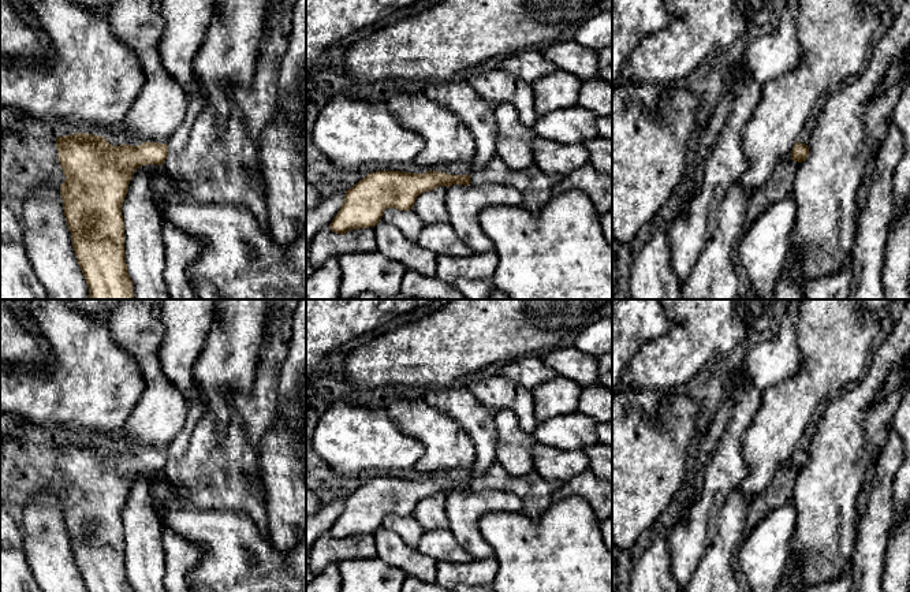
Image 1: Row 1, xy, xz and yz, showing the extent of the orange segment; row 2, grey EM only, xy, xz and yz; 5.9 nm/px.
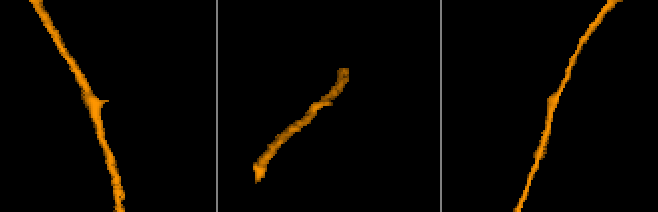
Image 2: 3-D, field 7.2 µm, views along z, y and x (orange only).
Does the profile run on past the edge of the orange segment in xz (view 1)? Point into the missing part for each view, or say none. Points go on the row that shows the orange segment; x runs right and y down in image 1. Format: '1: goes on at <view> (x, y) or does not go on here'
1: does not go on here

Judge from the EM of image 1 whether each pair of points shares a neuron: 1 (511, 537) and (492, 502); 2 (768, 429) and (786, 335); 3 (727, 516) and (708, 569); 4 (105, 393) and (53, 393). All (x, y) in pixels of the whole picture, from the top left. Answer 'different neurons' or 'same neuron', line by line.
1: different neurons
2: different neurons
3: same neuron
4: same neuron

